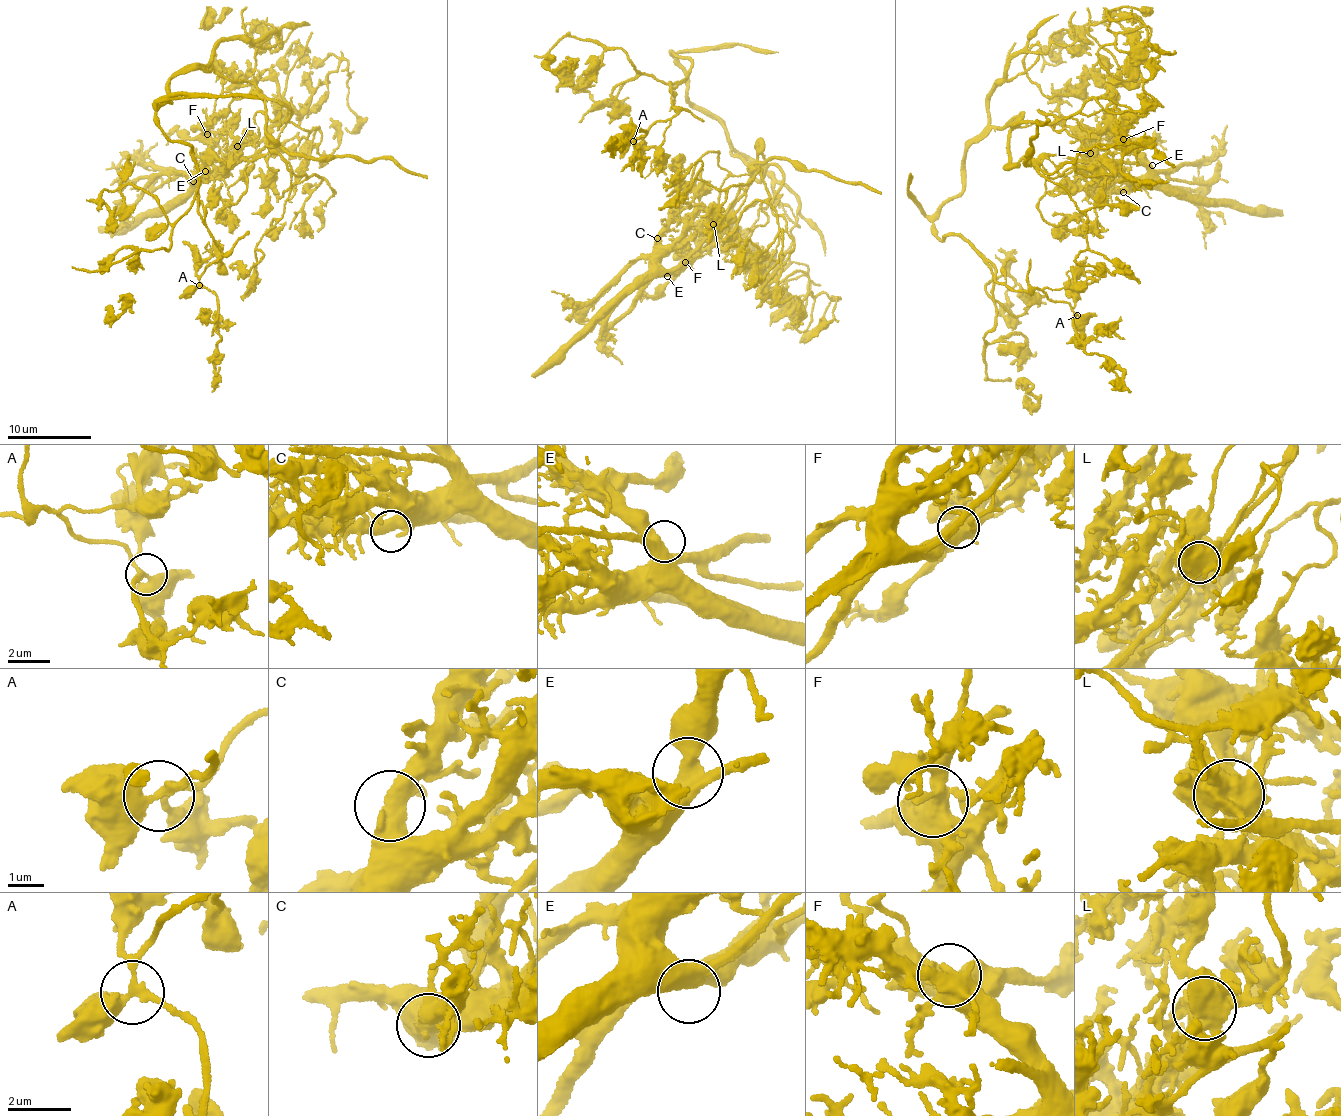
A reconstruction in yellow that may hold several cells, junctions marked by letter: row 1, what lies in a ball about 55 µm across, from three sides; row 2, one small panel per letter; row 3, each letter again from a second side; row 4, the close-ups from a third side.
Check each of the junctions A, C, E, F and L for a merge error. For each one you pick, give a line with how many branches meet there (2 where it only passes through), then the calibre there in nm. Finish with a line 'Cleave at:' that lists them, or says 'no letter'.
L: Branches: 6. Thickness 650 nm
Cleave at: L

